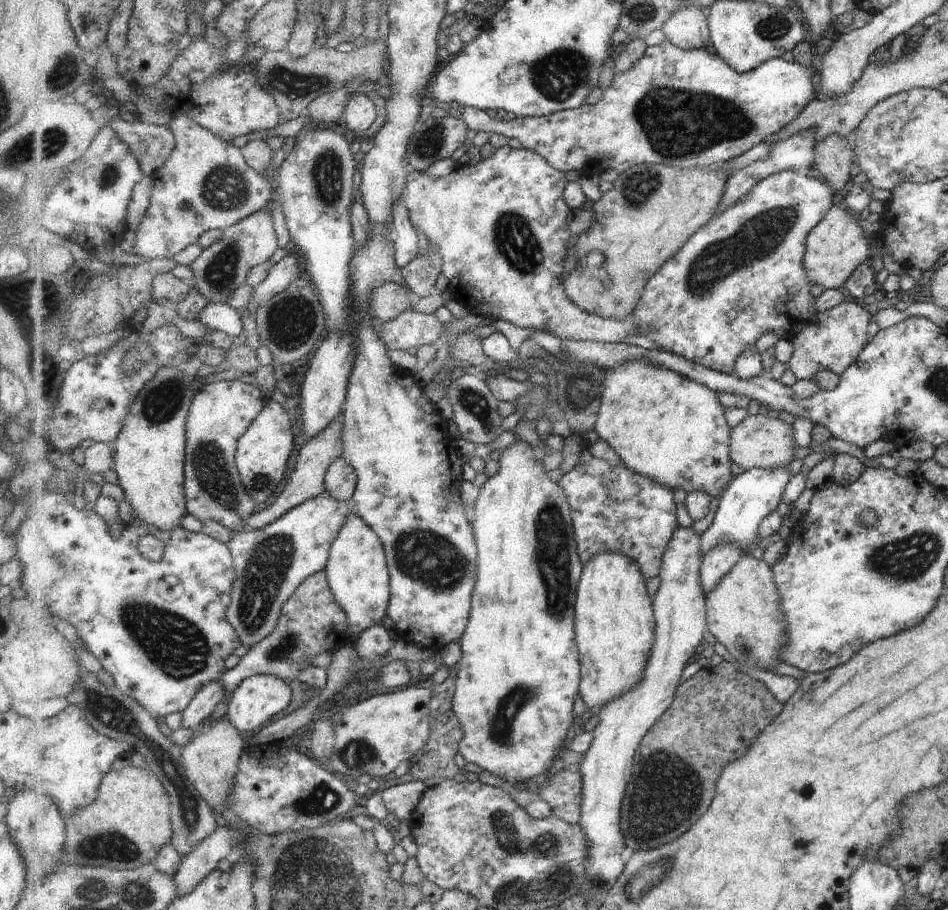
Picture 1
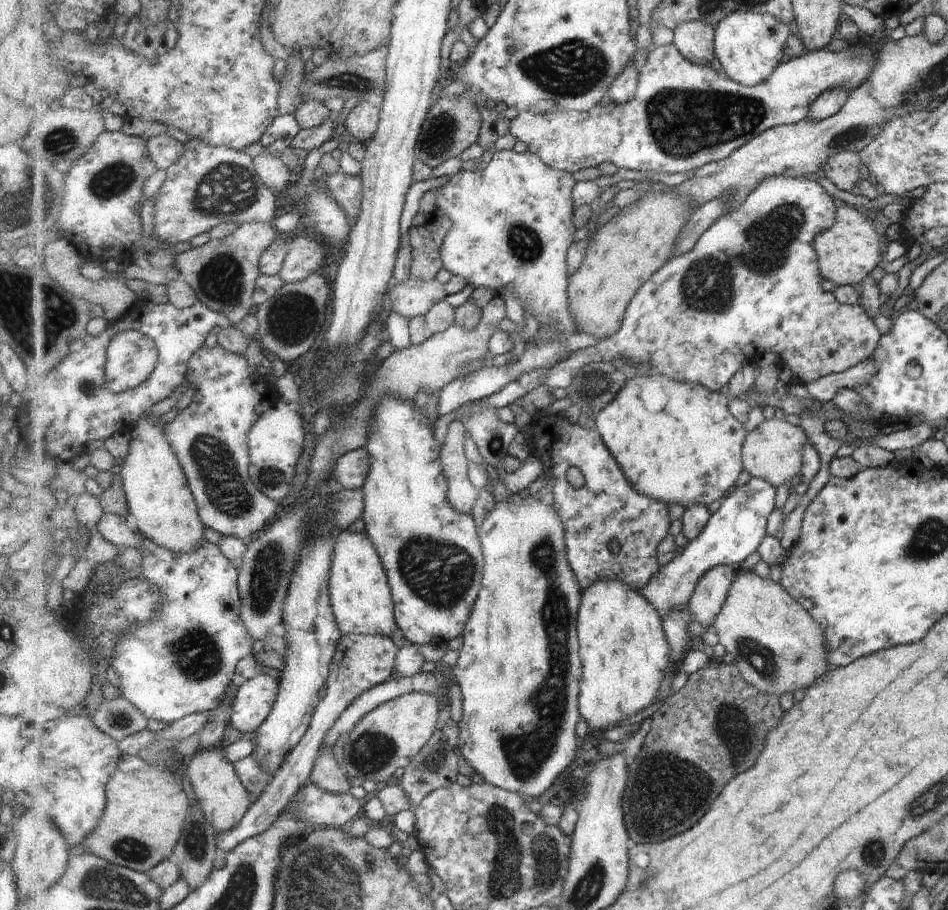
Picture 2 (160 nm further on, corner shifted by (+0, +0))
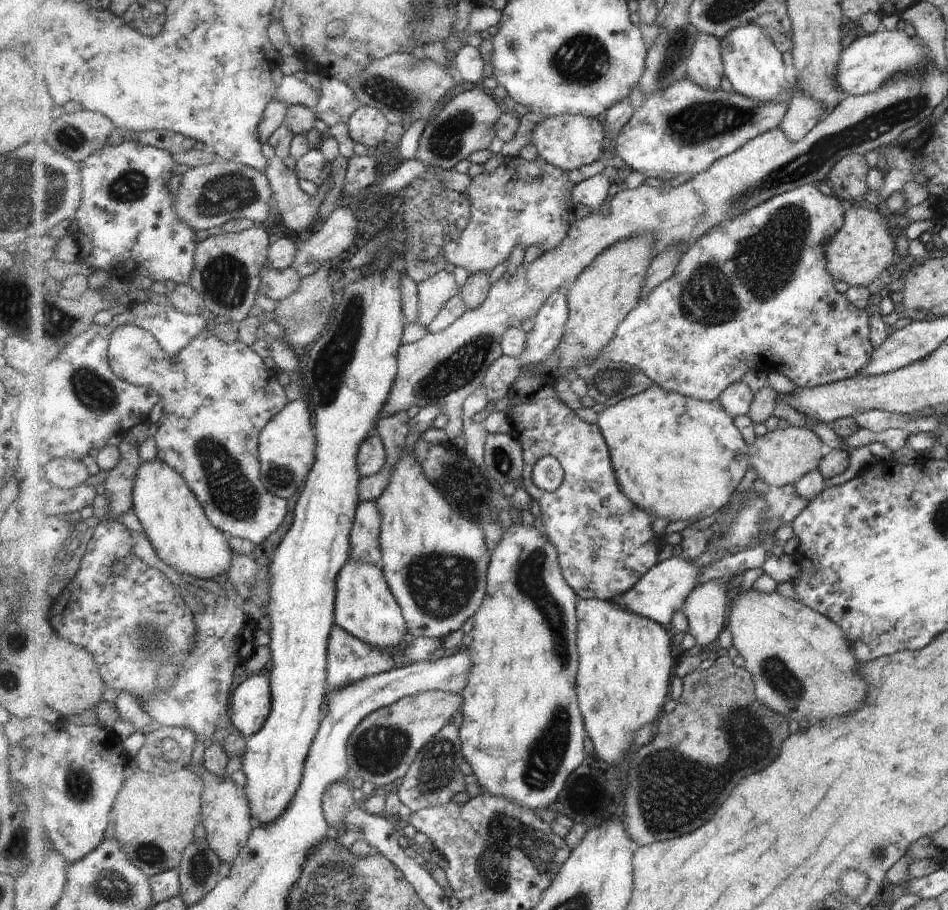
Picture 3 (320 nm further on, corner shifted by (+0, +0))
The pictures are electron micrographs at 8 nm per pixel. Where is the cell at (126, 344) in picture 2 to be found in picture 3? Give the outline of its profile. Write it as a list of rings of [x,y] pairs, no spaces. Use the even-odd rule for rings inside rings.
[[[123,325],[111,335],[109,356],[110,365],[119,378],[158,391],[163,410],[154,436],[156,458],[166,462],[185,479],[211,522],[228,536],[245,538],[257,547],[277,532],[285,522],[290,506],[285,499],[271,494],[263,484],[259,452],[263,429],[291,401],[285,387],[279,384],[276,369],[268,369],[261,356],[240,338],[228,343],[207,329],[172,359],[151,331],[137,325]]]

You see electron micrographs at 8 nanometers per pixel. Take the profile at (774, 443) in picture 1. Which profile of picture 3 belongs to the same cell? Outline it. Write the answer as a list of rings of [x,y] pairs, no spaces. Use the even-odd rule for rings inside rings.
[[[789,426],[768,432],[765,436],[758,437],[755,444],[750,447],[750,464],[760,478],[769,486],[794,485],[806,474],[819,469],[823,455],[826,452],[823,440],[805,427]]]

